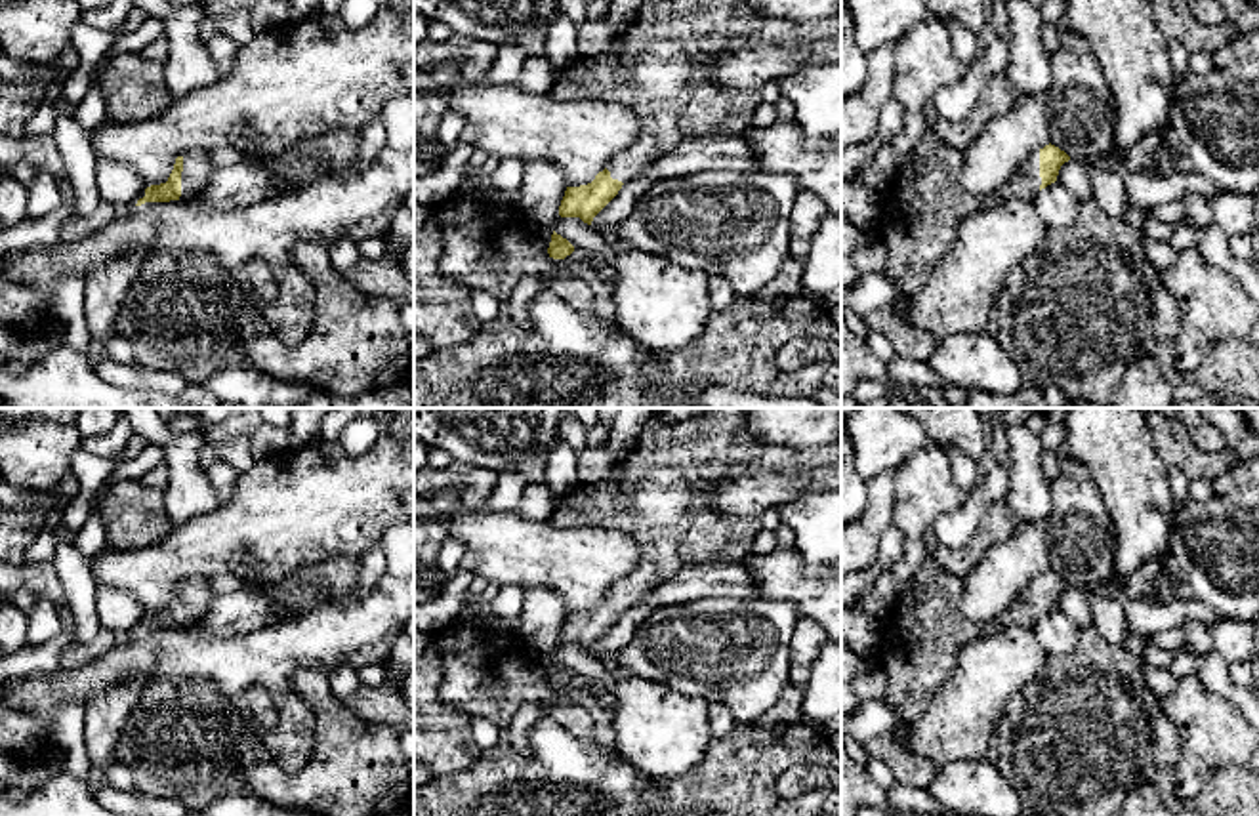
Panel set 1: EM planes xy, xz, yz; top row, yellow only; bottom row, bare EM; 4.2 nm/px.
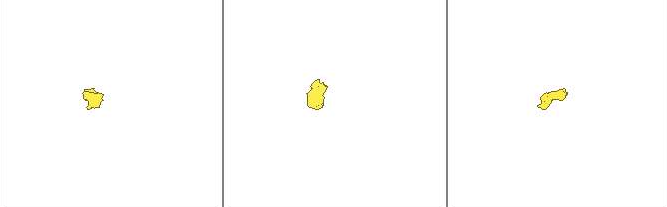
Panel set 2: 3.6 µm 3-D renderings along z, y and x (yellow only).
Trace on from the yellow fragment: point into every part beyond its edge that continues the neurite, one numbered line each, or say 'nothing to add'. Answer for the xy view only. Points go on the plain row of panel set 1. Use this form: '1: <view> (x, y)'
1: xy (197, 597)

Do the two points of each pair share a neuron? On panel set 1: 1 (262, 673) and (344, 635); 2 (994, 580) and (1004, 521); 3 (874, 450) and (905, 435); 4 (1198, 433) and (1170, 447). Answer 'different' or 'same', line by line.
1: same
2: different
3: same
4: different

